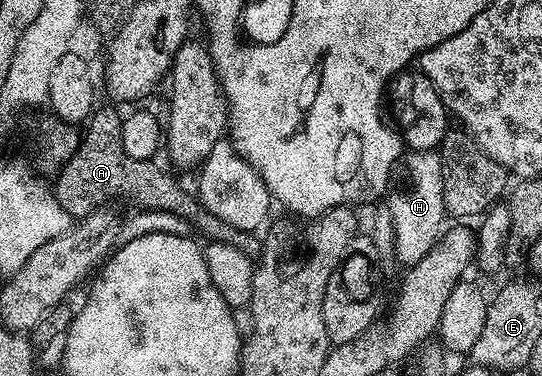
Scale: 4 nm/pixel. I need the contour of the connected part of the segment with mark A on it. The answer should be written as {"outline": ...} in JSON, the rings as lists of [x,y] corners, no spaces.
{"outline":[[[101,110],[99,113],[87,118],[88,127],[83,130],[78,147],[72,157],[66,163],[62,164],[55,176],[56,185],[53,186],[53,194],[58,204],[64,208],[67,213],[74,219],[83,219],[90,215],[91,212],[101,210],[106,199],[126,199],[141,210],[164,211],[176,213],[178,217],[188,220],[195,229],[211,242],[222,242],[240,249],[244,255],[251,261],[257,260],[262,254],[263,240],[253,231],[236,229],[235,226],[228,224],[226,221],[216,217],[215,214],[208,213],[201,208],[201,203],[195,194],[189,193],[182,189],[179,183],[166,171],[164,171],[154,159],[134,158],[128,155],[121,144],[121,130],[123,129],[123,116],[112,111]]]}

